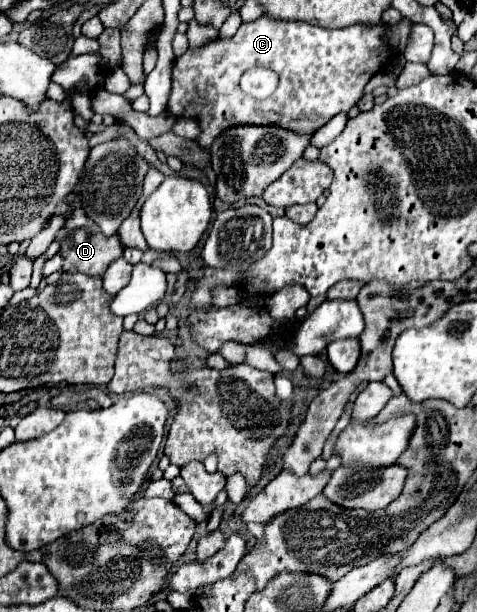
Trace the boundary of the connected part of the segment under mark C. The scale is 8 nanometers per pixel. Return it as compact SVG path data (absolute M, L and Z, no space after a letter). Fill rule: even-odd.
M260 16L254 22L242 24L238 32L228 40L212 40L196 50L186 50L182 56L174 60L172 68L172 92L168 100L168 112L174 116L198 118L202 126L202 134L198 144L202 148L210 148L212 140L226 130L230 124L280 124L290 126L290 130L304 132L304 130L318 130L324 126L332 116L338 112L348 112L360 98L366 82L382 68L390 68L394 62L392 52L380 38L384 26L350 26L342 30L328 30L318 28L306 22L280 22L268 16ZM254 66L264 66L274 70L280 76L280 84L276 92L266 100L254 100L244 96L238 88L240 76Z

